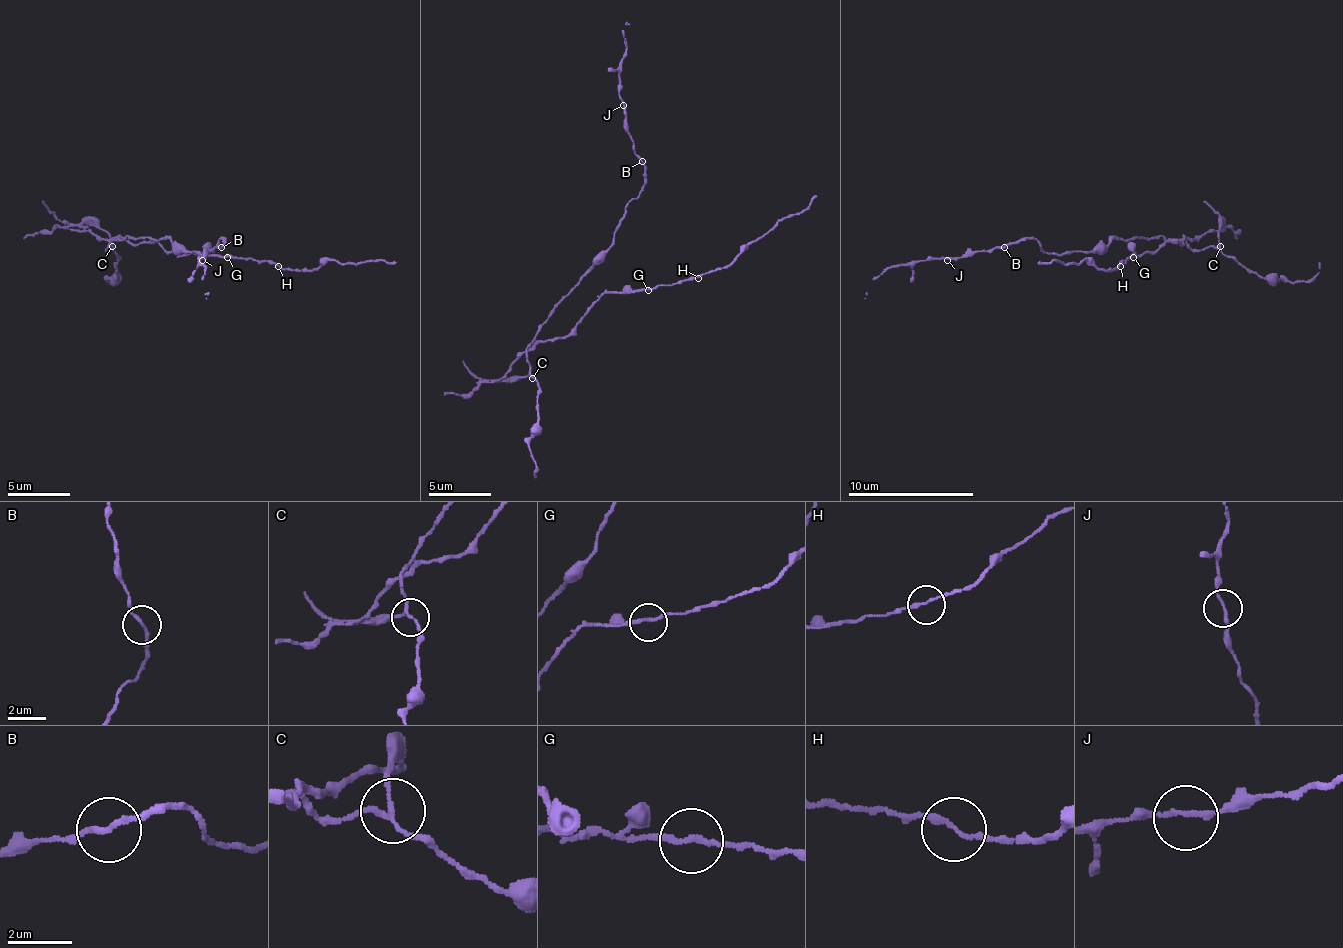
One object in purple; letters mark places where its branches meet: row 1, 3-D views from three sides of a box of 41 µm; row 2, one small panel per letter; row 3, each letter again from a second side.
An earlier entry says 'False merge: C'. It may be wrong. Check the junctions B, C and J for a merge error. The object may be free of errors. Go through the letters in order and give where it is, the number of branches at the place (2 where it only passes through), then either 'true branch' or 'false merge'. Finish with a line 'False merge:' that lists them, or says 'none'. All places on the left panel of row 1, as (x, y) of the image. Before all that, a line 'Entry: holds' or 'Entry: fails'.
Entry: holds
B: at (221, 247); 2 branches meet; true branch
C: at (112, 246); 3 branches meet; false merge
J: at (202, 260); 2 branches meet; true branch
False merge: C

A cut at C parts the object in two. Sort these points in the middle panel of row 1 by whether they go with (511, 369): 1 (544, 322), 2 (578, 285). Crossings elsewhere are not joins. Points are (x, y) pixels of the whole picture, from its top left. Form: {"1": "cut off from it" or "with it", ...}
{"1": "cut off from it", "2": "cut off from it"}

